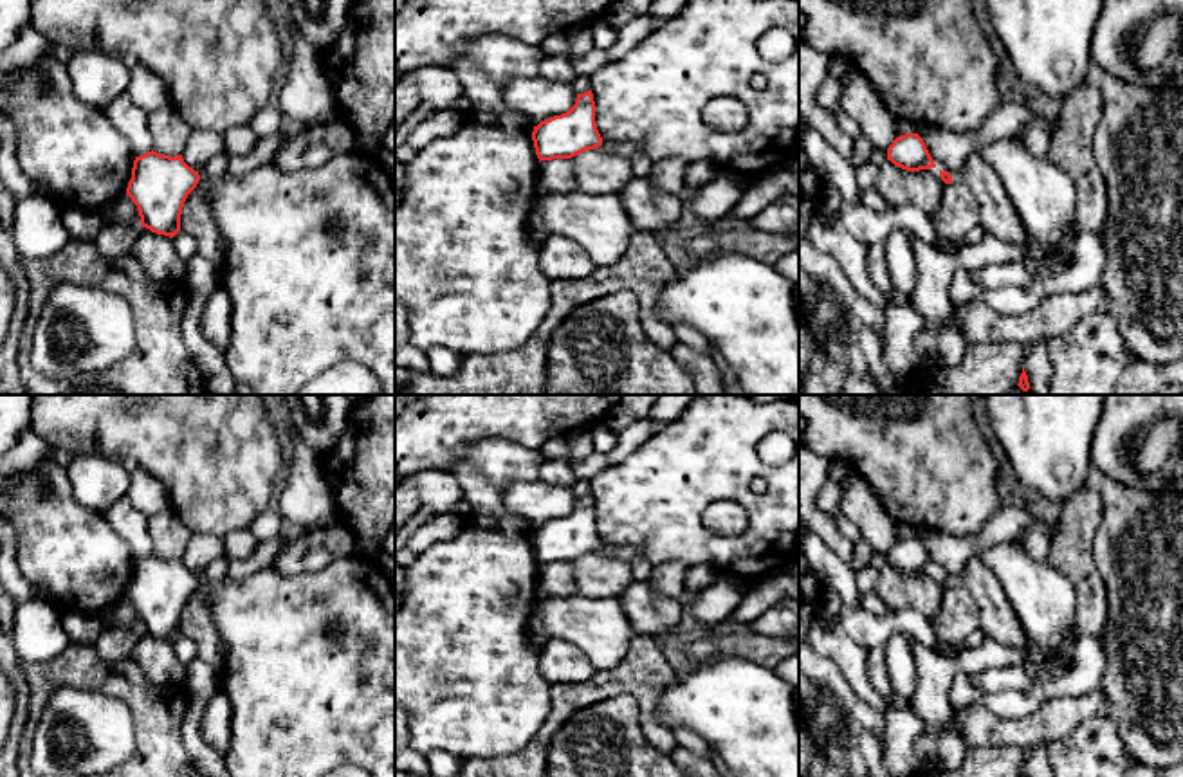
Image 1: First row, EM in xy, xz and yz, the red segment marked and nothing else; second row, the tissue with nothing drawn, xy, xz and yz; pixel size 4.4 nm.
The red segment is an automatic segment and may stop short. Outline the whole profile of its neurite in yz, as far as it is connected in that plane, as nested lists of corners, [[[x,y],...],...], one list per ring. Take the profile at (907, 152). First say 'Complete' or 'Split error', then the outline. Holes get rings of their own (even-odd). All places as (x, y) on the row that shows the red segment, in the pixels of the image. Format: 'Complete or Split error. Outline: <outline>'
Complete. Outline: [[[905,133],[887,148],[887,160],[907,171],[936,168],[923,139],[918,133]]]

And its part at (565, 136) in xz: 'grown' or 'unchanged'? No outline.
unchanged

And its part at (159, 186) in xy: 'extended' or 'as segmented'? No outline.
extended

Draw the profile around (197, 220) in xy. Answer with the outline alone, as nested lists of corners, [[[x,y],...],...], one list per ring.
[[[195,187],[182,207],[180,231],[186,231],[193,242],[195,251],[206,260],[220,267],[222,263],[222,240],[209,211],[209,202],[202,187]]]

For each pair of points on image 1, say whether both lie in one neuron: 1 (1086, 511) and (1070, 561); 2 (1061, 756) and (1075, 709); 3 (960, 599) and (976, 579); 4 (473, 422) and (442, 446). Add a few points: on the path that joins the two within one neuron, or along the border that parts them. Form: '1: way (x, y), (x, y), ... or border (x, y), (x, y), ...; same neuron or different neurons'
1: way (1077, 523), (1072, 548); same neuron
2: border (1102, 714), (1091, 714), (1064, 738), (1046, 741); different neurons
3: border (960, 585), (974, 601), (981, 626); different neurons
4: way (466, 422), (449, 438); same neuron

